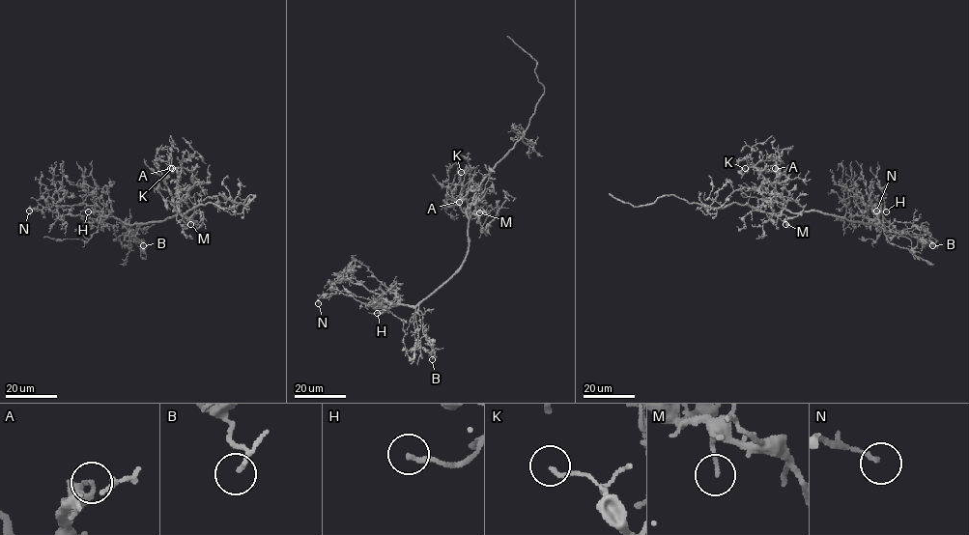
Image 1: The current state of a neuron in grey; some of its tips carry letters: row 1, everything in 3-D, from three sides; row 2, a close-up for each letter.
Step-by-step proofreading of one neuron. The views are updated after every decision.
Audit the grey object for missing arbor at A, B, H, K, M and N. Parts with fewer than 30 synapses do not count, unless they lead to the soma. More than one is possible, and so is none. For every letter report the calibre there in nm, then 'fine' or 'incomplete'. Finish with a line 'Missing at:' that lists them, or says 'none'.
A: 170 nm | fine
B: 110 nm | fine
H: 200 nm | fine
K: 160 nm | fine
M: 120 nm | fine
N: 160 nm | fine
Missing at: none

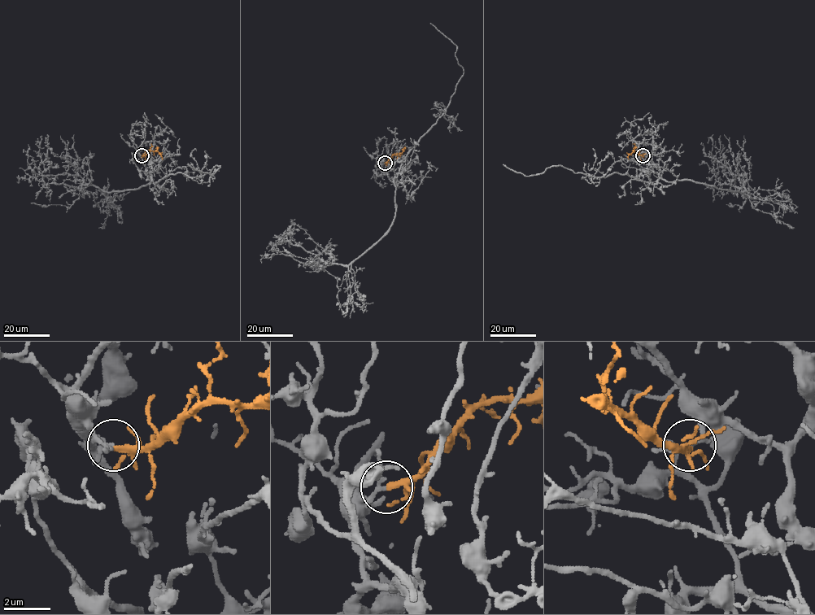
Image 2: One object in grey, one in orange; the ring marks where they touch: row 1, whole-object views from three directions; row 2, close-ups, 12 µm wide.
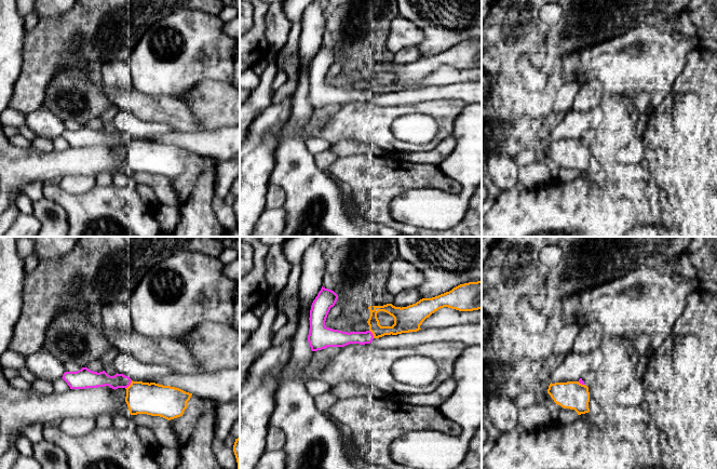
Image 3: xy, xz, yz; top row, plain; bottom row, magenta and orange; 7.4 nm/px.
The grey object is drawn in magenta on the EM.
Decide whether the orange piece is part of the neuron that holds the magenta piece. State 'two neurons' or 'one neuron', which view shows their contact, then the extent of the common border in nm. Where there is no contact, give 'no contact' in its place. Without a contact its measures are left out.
two neurons | xy | 80 nm

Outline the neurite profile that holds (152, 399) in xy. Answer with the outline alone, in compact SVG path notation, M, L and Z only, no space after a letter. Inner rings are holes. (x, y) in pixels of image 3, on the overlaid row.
M0 365L0 458L11 448L14 437L22 434L23 429L33 423L56 424L68 417L97 418L102 415L137 415L160 416L167 420L182 416L187 402L192 393L179 388L163 386L155 383L133 381L125 388L124 400L114 394L109 386L70 389L64 393L38 394L33 390L22 391L13 388L2 374Z

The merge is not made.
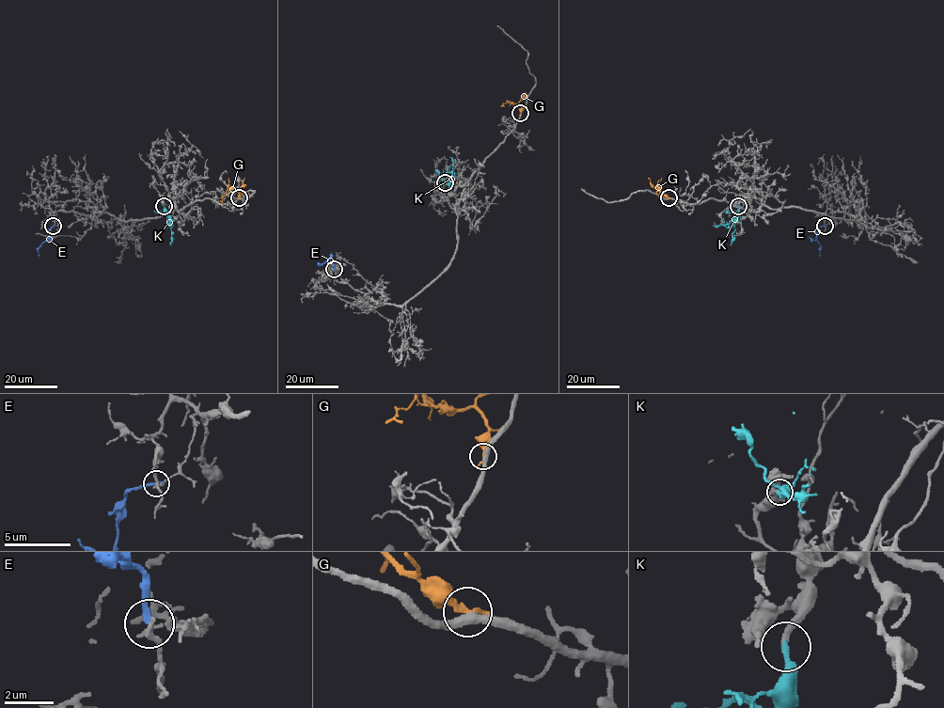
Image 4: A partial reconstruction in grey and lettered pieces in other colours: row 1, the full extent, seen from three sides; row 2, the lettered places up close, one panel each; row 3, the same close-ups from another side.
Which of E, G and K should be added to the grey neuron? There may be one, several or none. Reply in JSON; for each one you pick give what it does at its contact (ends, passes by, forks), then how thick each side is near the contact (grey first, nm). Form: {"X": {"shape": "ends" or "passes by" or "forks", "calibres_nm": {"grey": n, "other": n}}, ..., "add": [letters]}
{"K": {"shape": "ends", "calibres_nm": {"grey": 280, "other": 280}}, "add": ["K"]}

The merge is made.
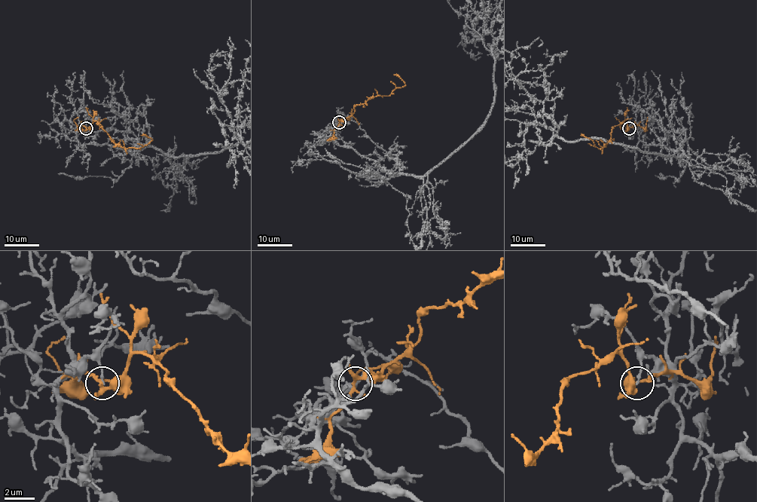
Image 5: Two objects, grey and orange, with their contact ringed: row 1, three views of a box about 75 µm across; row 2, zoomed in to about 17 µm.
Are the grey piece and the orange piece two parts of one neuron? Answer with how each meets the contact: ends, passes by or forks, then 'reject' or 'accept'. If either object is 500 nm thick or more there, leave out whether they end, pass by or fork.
grey ends there; orange forks there; reject

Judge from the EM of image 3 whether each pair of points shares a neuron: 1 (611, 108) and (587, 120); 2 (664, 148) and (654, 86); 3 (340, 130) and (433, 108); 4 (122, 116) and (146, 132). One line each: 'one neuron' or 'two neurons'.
1: two neurons
2: two neurons
3: one neuron
4: one neuron

